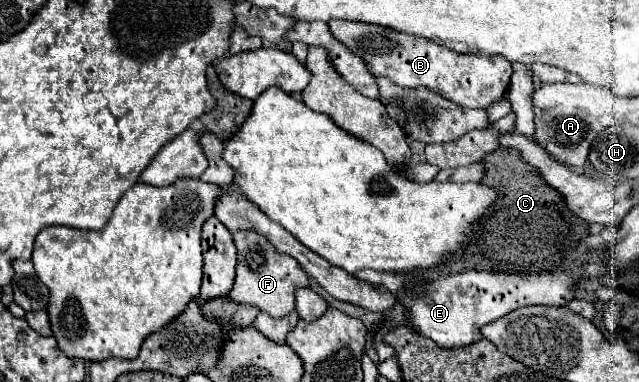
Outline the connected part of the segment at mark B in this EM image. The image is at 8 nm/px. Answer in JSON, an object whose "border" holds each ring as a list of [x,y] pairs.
{"border":[[[332,19],[328,27],[340,43],[344,43],[366,63],[368,71],[374,77],[386,77],[402,87],[432,87],[434,91],[448,95],[448,99],[452,99],[460,107],[488,107],[490,103],[498,101],[510,85],[512,65],[508,63],[508,59],[500,59],[498,55],[460,55],[428,39],[400,35],[400,31],[392,31],[380,25]]]}

